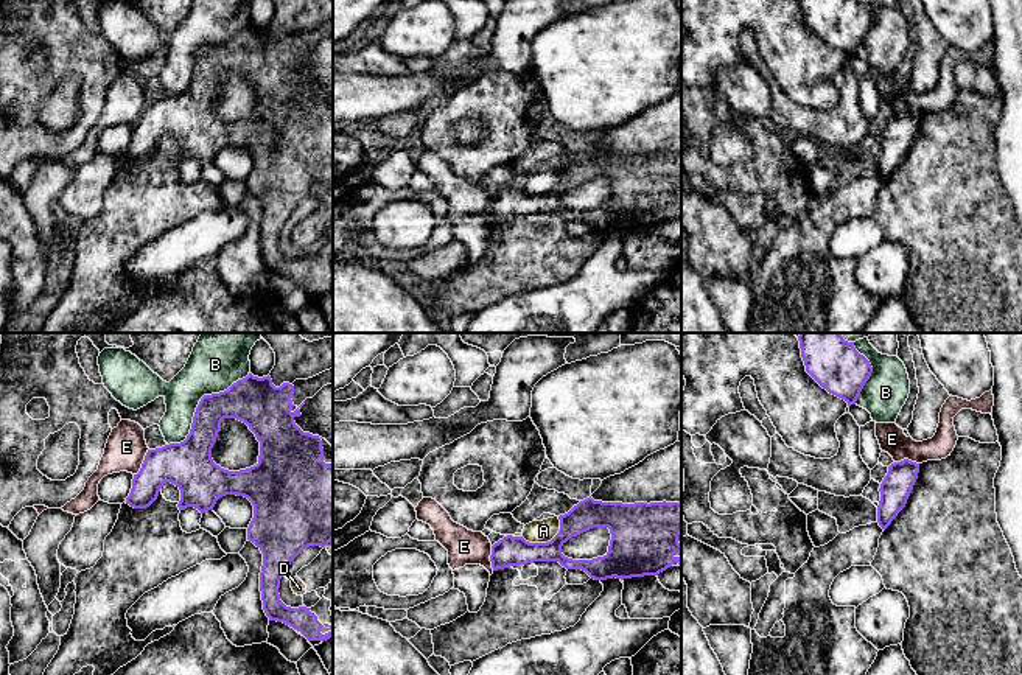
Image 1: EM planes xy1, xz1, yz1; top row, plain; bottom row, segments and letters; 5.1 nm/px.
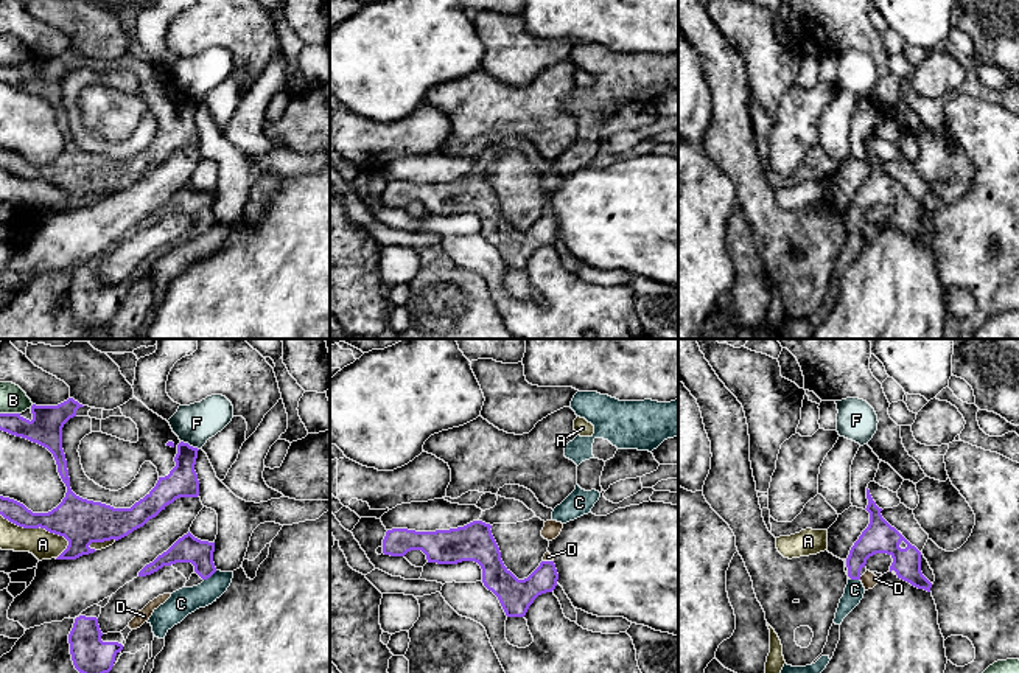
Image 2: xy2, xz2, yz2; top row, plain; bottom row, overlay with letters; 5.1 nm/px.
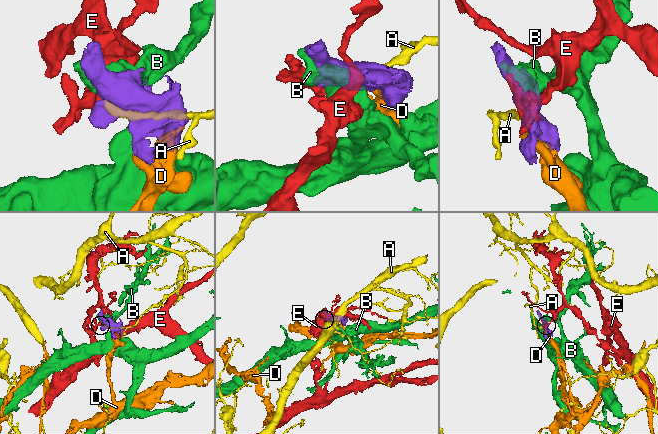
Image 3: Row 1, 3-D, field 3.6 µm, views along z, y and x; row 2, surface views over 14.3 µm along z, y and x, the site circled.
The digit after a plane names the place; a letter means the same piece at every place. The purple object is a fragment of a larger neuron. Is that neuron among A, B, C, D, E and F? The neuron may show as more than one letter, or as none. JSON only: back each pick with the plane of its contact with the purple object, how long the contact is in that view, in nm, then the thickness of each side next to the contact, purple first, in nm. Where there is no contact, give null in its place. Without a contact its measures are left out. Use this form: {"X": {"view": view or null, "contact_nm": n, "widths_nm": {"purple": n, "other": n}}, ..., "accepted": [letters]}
{"D": {"view": "xz2", "contact_nm": 60, "widths_nm": {"purple": 180, "other": 50}}, "accepted": ["D"]}

